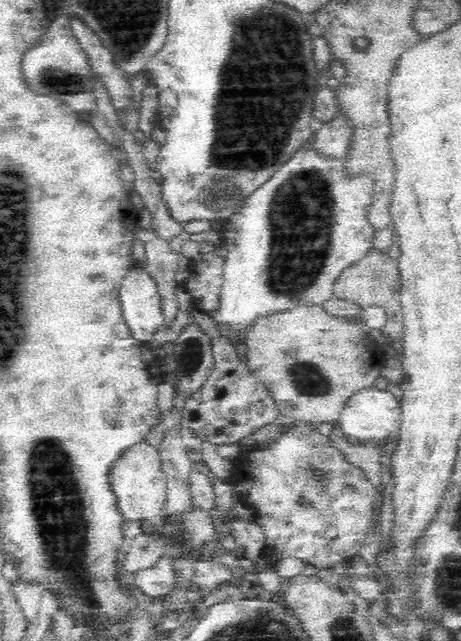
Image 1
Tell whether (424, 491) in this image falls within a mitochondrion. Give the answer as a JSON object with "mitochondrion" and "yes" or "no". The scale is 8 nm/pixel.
{"mitochondrion":"no"}

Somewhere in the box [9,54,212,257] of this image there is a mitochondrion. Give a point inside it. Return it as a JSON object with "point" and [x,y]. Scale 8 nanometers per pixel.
{"point":[56,80]}

